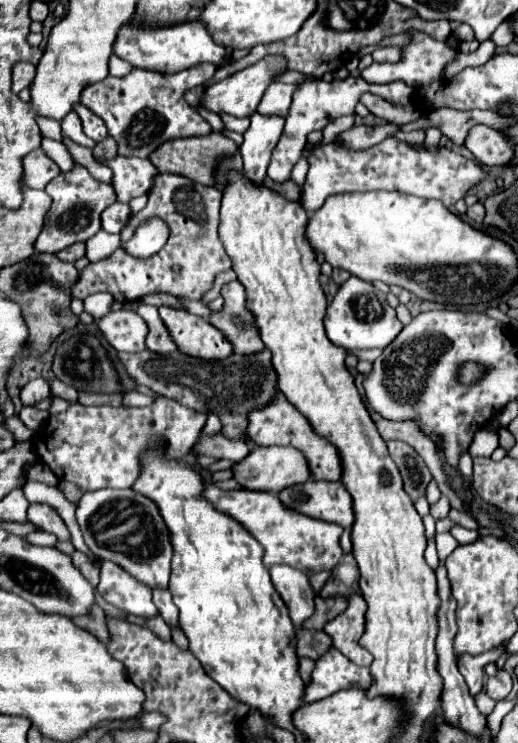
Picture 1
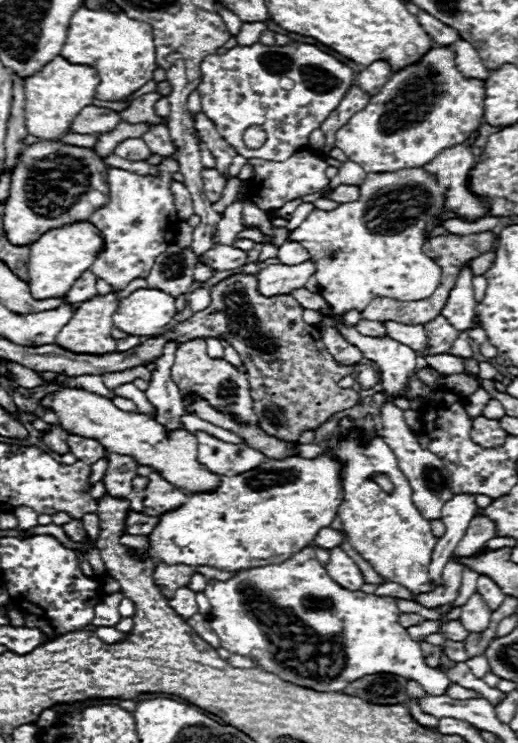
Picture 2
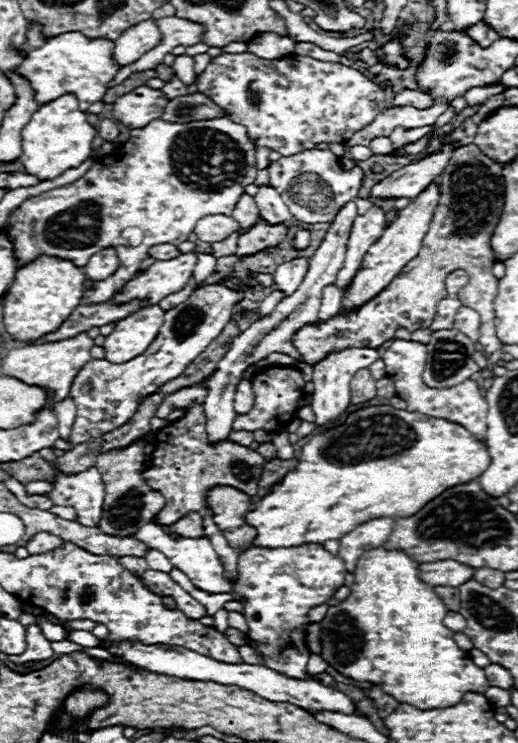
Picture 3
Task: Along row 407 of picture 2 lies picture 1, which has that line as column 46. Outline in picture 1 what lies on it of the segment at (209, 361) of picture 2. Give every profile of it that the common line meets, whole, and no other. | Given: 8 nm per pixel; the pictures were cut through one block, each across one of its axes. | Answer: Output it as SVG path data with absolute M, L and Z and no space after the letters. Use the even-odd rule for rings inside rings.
M76 164L68 172L62 172L54 180L50 180L46 186L46 192L52 196L52 208L48 210L48 214L44 218L44 228L34 242L36 252L52 252L54 254L70 244L86 242L100 230L102 210L116 202L114 188L110 184L94 180L88 174L88 170L80 164Z

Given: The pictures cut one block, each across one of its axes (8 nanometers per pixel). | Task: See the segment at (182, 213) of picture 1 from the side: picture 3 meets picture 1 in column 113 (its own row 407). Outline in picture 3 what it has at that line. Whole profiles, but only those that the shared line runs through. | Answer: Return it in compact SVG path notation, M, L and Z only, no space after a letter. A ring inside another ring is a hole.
M272 366L264 368L252 378L252 388L254 388L254 408L248 414L236 416L232 428L234 430L278 430L280 426L286 426L296 412L296 402L304 398L304 378L296 368L288 366Z

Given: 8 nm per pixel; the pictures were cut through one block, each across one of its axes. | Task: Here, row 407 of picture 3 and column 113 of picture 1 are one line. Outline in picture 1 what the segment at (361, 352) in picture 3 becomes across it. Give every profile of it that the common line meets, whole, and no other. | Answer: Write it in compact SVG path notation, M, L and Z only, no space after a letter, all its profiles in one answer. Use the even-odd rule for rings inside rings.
M108 312L100 322L98 328L106 342L114 346L118 352L142 352L144 338L148 334L148 328L136 312Z

